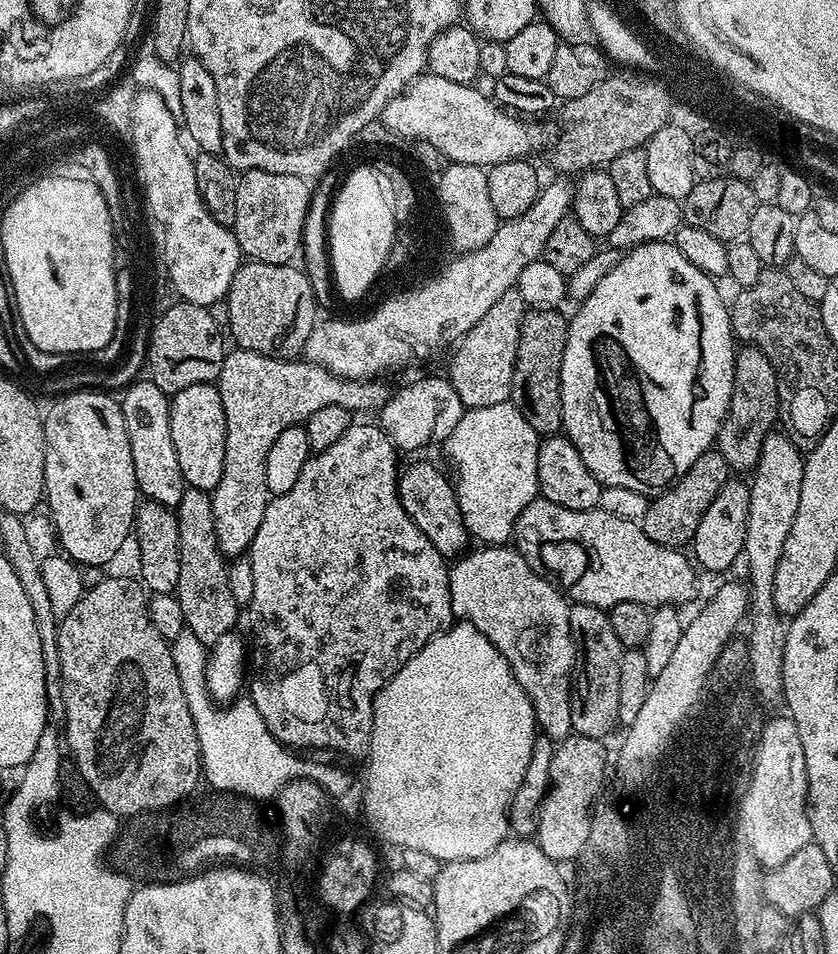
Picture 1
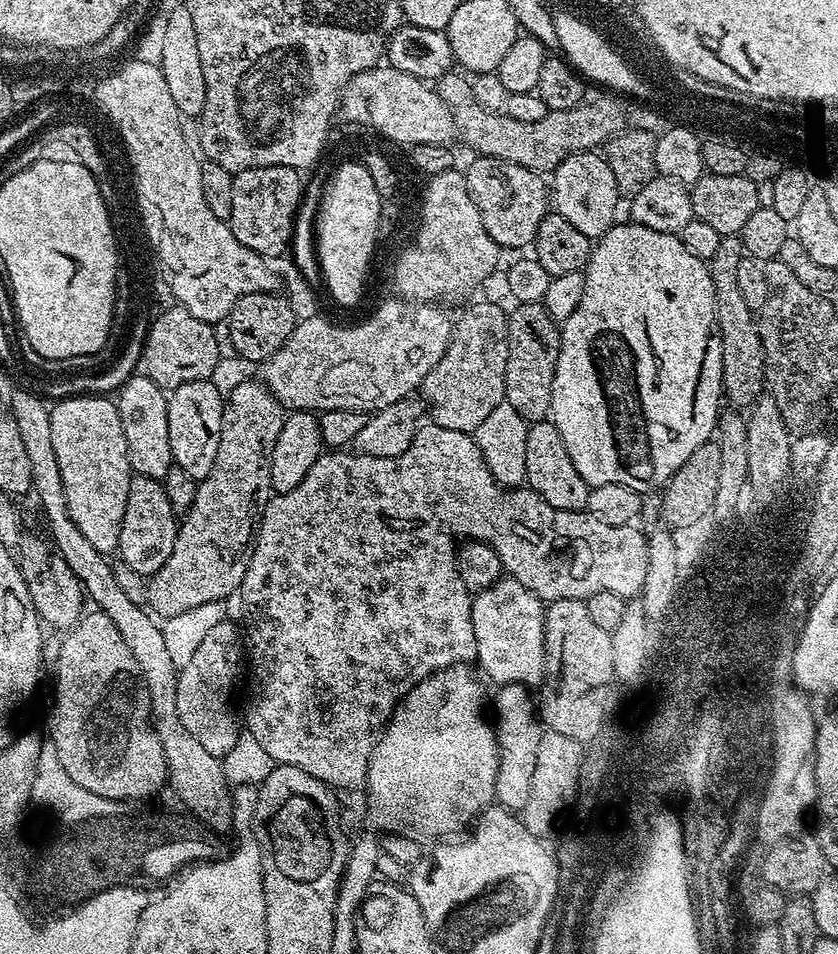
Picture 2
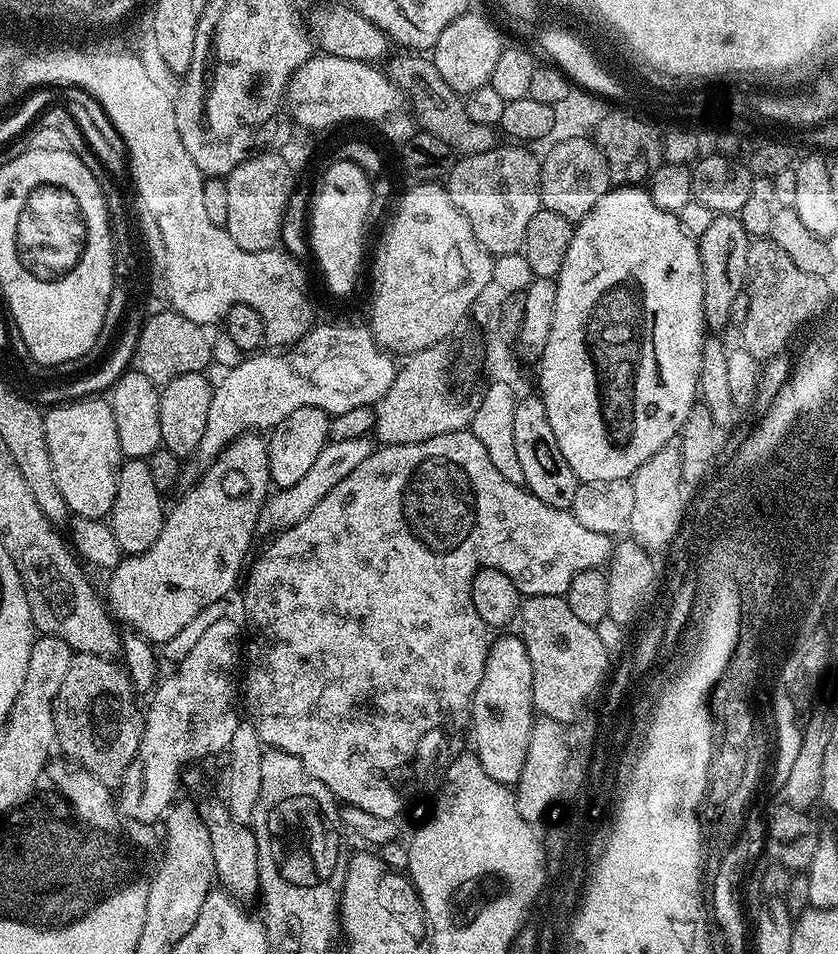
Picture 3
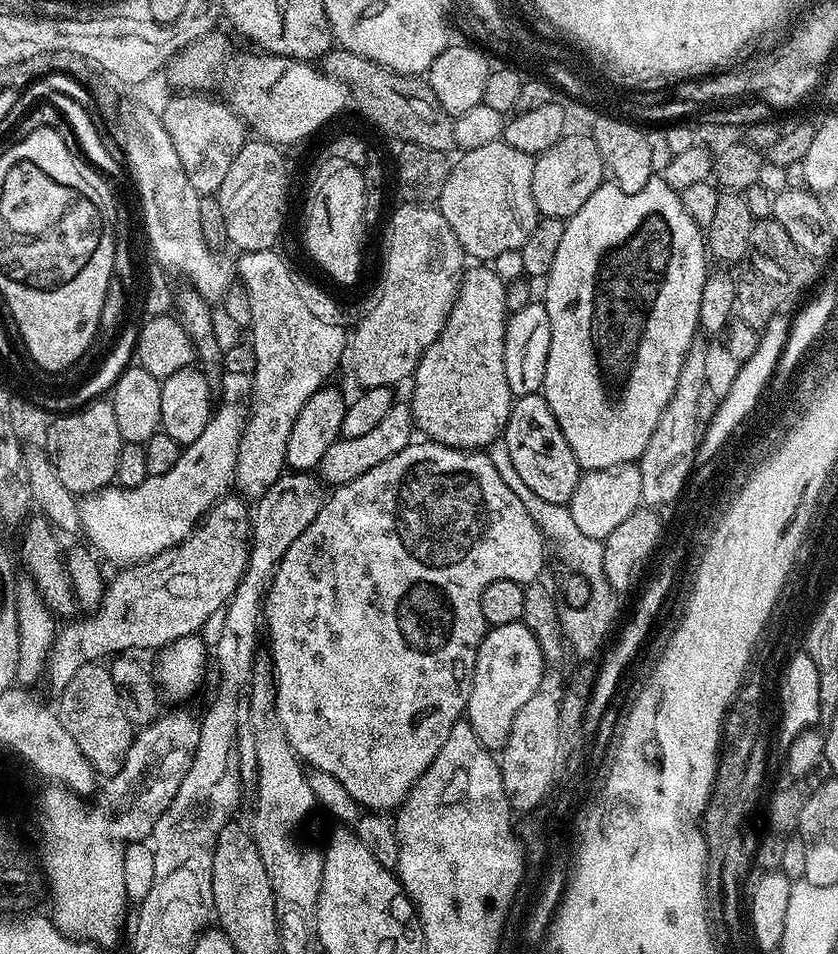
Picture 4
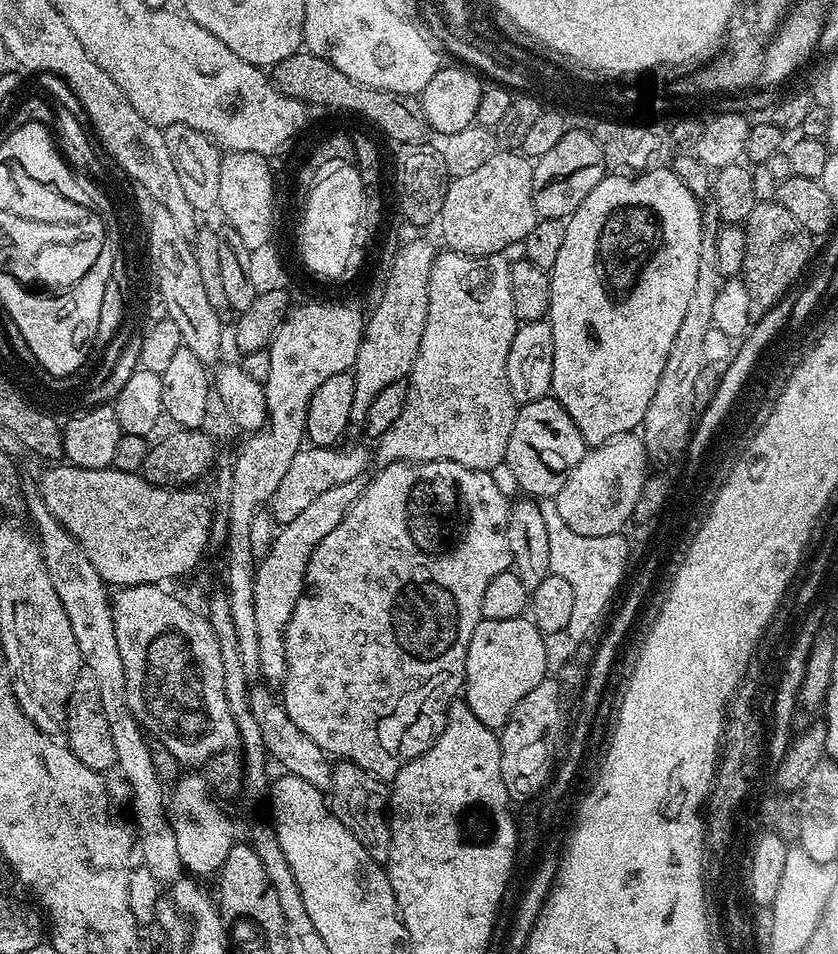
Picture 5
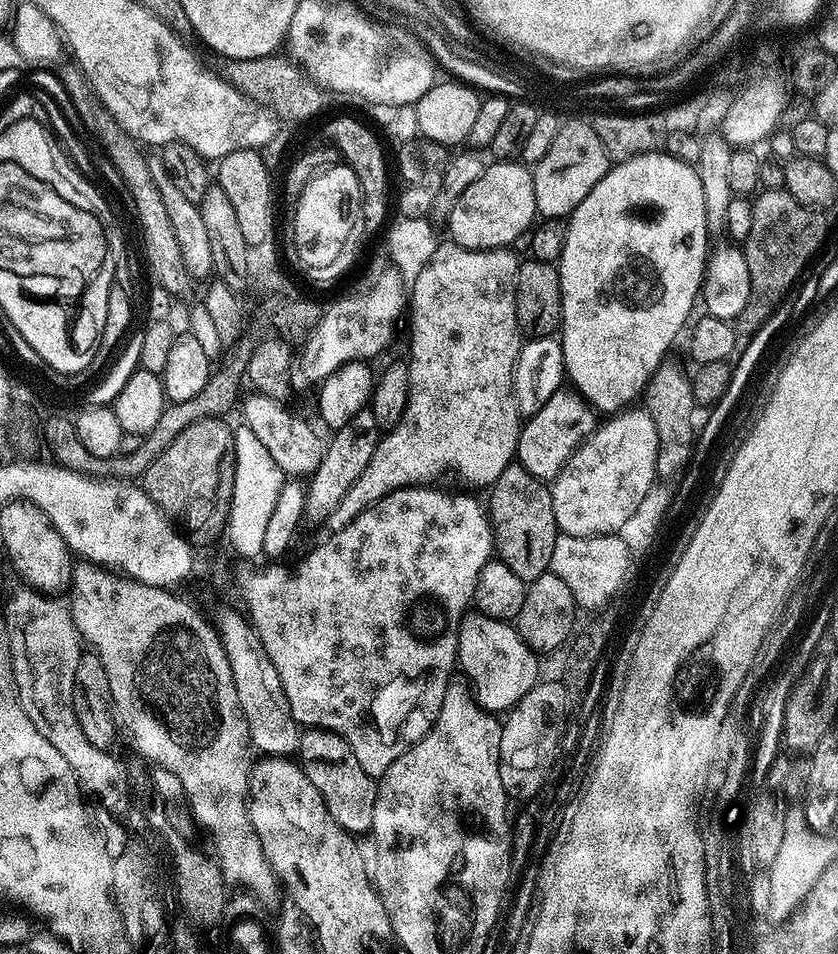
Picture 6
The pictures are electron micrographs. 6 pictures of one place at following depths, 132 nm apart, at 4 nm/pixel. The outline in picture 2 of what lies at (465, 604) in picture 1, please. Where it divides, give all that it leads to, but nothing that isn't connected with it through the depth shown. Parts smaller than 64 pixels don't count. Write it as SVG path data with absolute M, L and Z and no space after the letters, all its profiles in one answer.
M501 578L492 588L484 589L472 596L472 621L474 622L474 638L476 639L476 658L475 663L480 664L479 671L489 676L493 680L493 685L502 684L523 684L525 686L536 686L544 679L544 610L546 604L540 597L535 596L530 590L526 590L526 586L522 586L522 582L511 578Z

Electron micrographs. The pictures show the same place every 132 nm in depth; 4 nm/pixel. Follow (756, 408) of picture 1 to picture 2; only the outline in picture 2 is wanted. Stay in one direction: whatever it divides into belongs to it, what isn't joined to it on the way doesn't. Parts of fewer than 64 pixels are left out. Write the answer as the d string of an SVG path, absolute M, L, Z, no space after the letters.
M721 235L720 241L718 242L718 251L714 254L714 258L710 262L710 271L712 273L712 285L714 286L714 294L716 295L716 335L719 336L722 342L722 374L724 375L724 396L726 397L727 403L732 406L740 406L736 404L744 404L743 406L751 405L752 401L756 397L765 391L766 385L764 383L764 351L762 350L762 338L760 337L760 326L757 317L754 312L747 308L745 299L742 298L741 291L738 288L737 271L738 264L741 259L746 256L744 250L744 244L741 242L739 235Z

